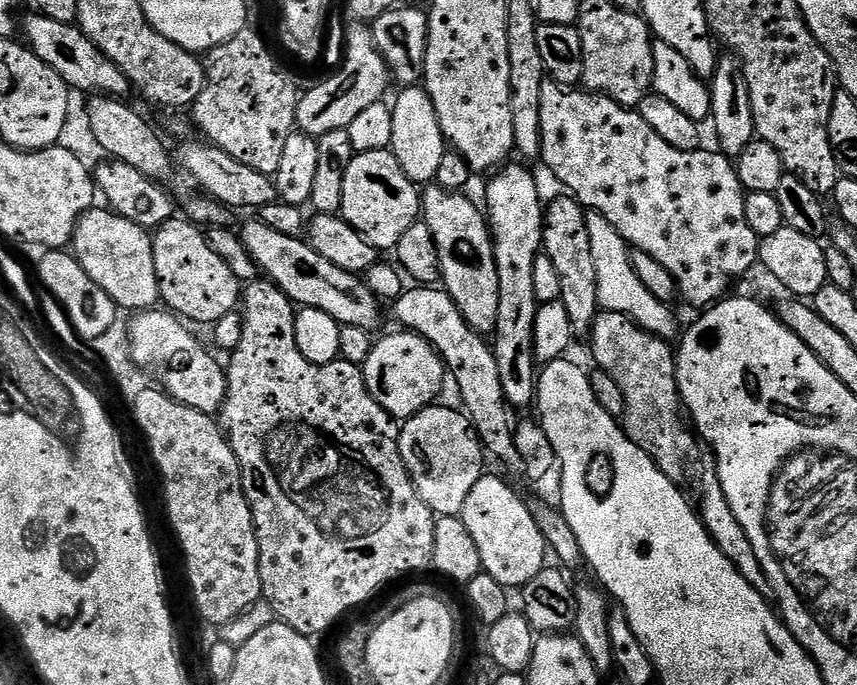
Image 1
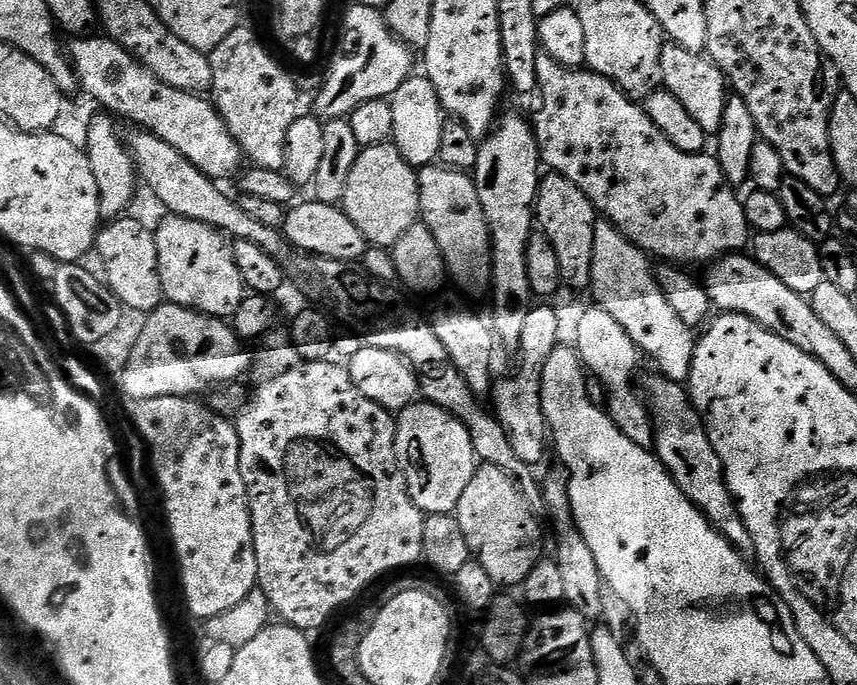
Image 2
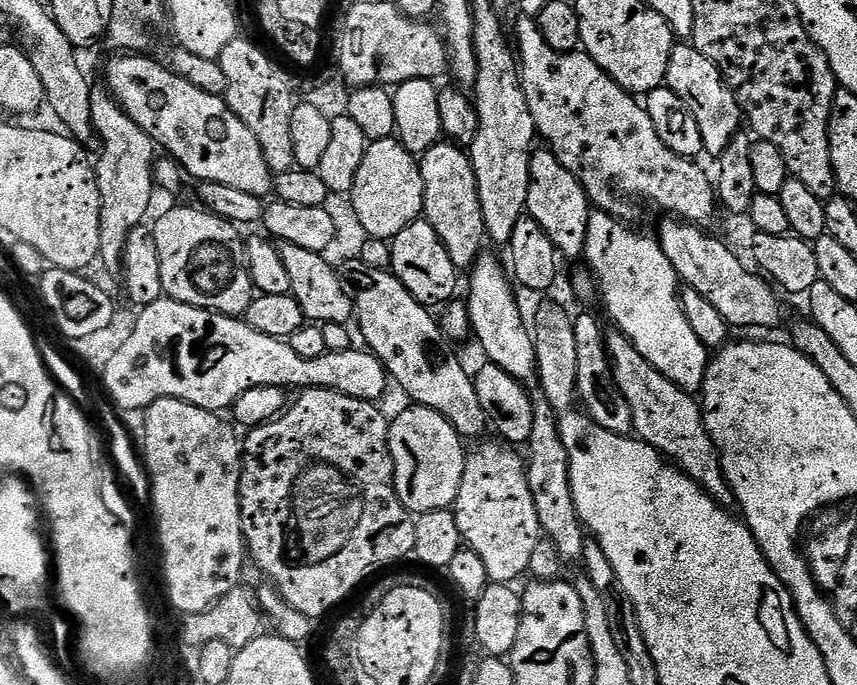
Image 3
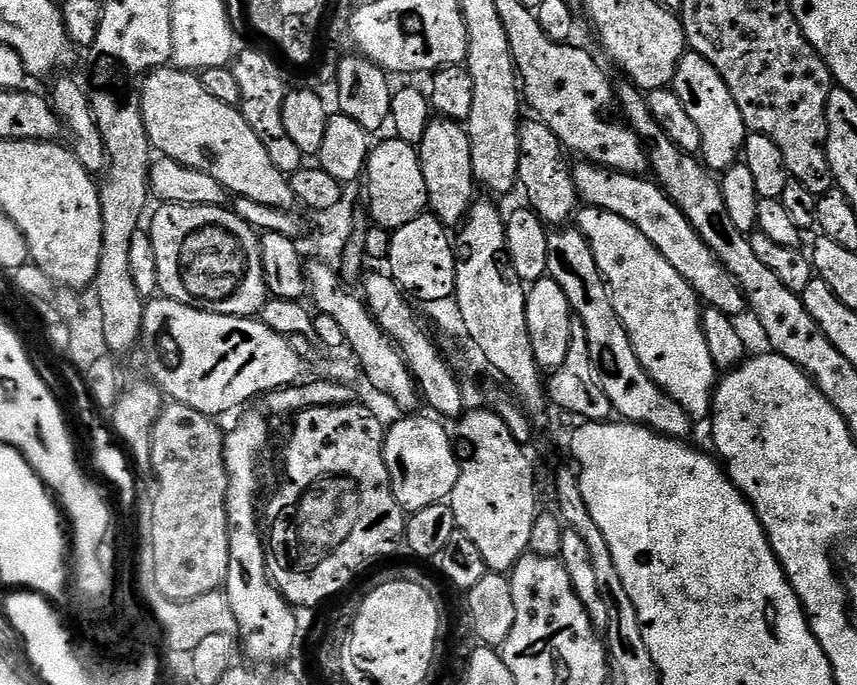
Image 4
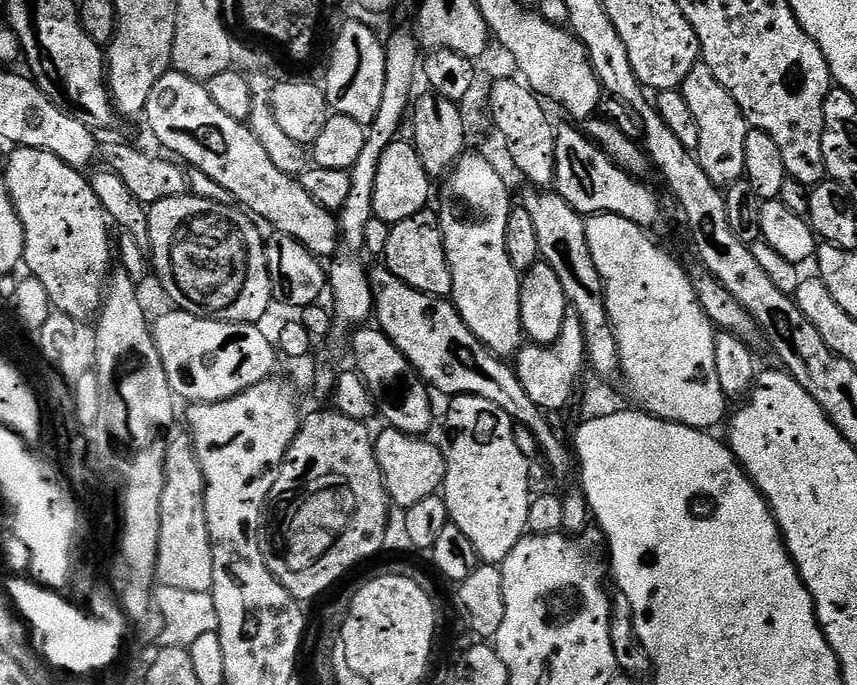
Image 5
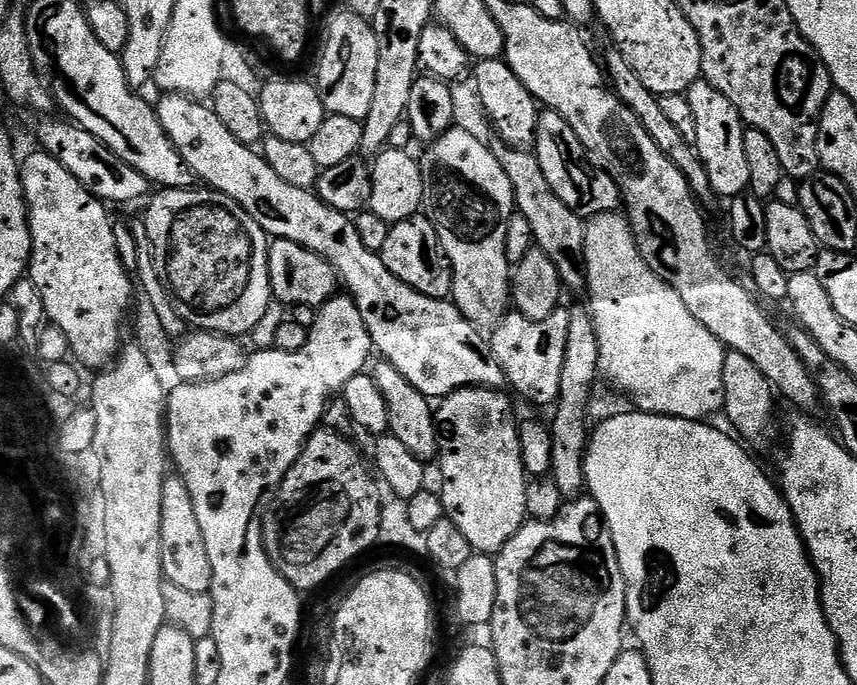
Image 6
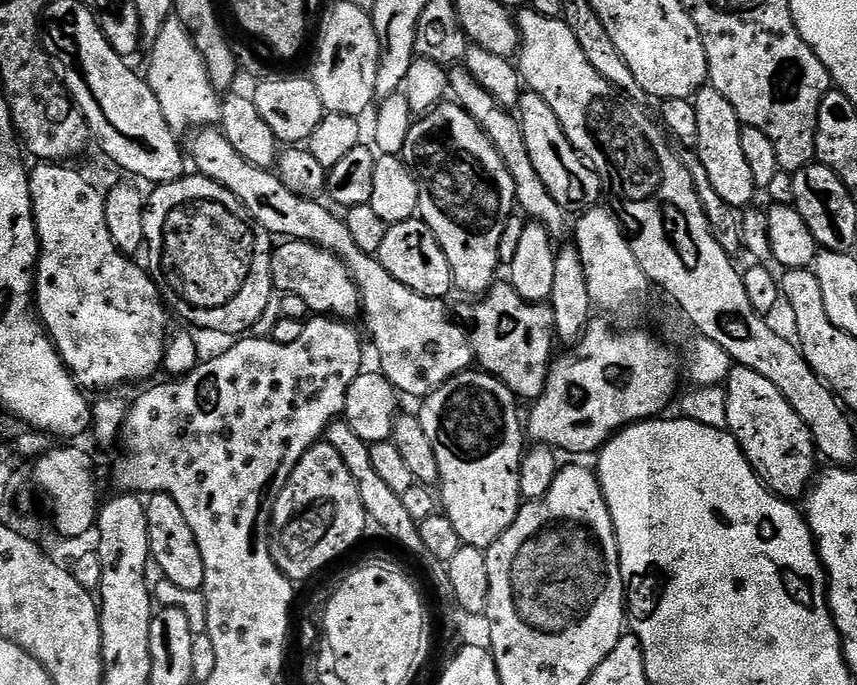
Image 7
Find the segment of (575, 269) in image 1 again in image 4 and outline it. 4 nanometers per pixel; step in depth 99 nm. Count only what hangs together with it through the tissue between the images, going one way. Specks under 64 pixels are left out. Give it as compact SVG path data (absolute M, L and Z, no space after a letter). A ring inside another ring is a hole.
M535 118L525 119L520 126L520 161L518 162L519 187L533 212L540 215L548 226L564 226L578 211L576 187L572 181L572 168L564 168L566 149L546 125Z

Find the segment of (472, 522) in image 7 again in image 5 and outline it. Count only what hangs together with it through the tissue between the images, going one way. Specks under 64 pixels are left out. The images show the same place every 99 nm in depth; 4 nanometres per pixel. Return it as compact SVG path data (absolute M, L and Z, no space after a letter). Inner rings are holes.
M453 396L447 403L448 413L444 416L444 432L448 437L445 438L444 444L442 443L444 454L444 486L442 495L446 502L448 519L454 526L458 526L458 530L462 530L462 534L466 534L466 538L470 538L470 542L474 542L474 550L480 555L483 563L499 566L504 563L505 558L510 554L510 550L514 550L514 546L518 546L518 542L523 540L528 532L528 515L530 514L530 506L532 505L532 497L534 495L531 480L532 472L528 469L530 460L529 457L522 454L522 450L518 450L518 445L515 442L516 424L508 417L506 410L494 406L494 402L490 402L486 398L478 398L477 396Z

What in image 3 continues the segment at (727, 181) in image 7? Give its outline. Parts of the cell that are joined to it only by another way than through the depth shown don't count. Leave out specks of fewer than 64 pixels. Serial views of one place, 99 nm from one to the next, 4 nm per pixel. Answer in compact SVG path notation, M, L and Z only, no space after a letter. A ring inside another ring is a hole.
M677 43L670 54L666 87L674 90L674 94L678 94L678 98L682 98L682 102L690 106L690 114L694 114L698 126L702 129L705 153L709 157L712 155L712 158L719 158L726 150L726 146L730 146L732 139L741 131L742 113L740 103L736 101L732 89L724 81L718 66L714 66L714 62L710 62L706 54L693 48L691 43Z

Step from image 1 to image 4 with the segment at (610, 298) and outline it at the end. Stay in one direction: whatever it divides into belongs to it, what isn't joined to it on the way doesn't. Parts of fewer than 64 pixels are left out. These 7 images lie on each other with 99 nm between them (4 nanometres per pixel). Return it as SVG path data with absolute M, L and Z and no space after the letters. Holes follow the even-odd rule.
M584 206L577 211L574 220L588 239L594 262L598 262L598 270L608 283L612 305L630 334L638 362L642 362L652 381L678 402L693 421L700 422L703 416L705 419L712 411L718 370L714 358L710 358L706 334L702 334L702 304L695 290L670 266L642 230L630 226L626 218L618 218L618 214L610 214L610 210Z

